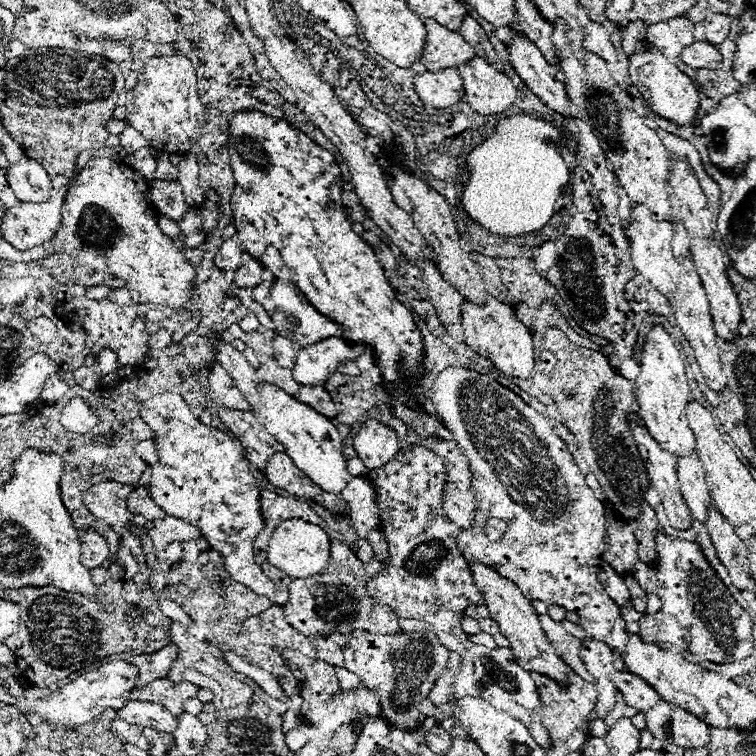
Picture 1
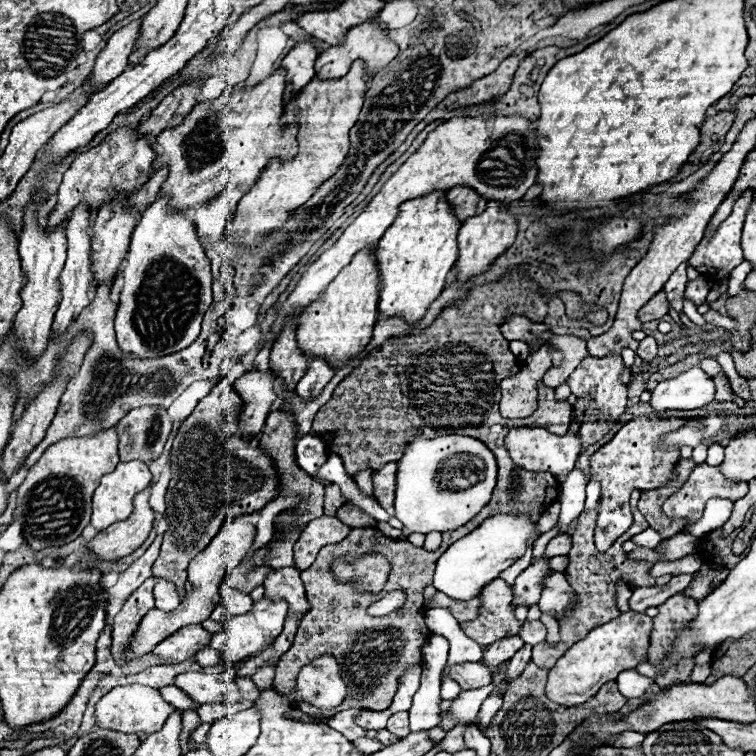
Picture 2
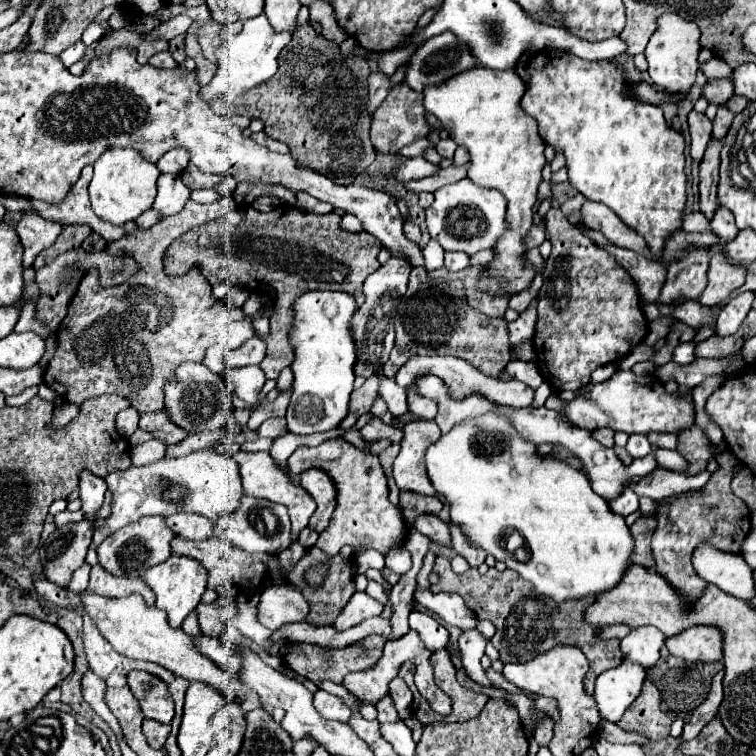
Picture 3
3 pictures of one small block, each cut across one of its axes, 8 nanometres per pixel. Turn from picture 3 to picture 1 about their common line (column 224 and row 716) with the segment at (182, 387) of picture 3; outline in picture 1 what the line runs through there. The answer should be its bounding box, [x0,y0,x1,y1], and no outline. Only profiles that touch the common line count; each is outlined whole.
[344,630,450,732]

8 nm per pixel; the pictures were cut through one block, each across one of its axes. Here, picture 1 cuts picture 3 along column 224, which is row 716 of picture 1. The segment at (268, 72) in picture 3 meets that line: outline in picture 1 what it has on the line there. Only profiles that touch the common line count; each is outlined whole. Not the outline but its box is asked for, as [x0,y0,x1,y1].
[36,660,138,728]

